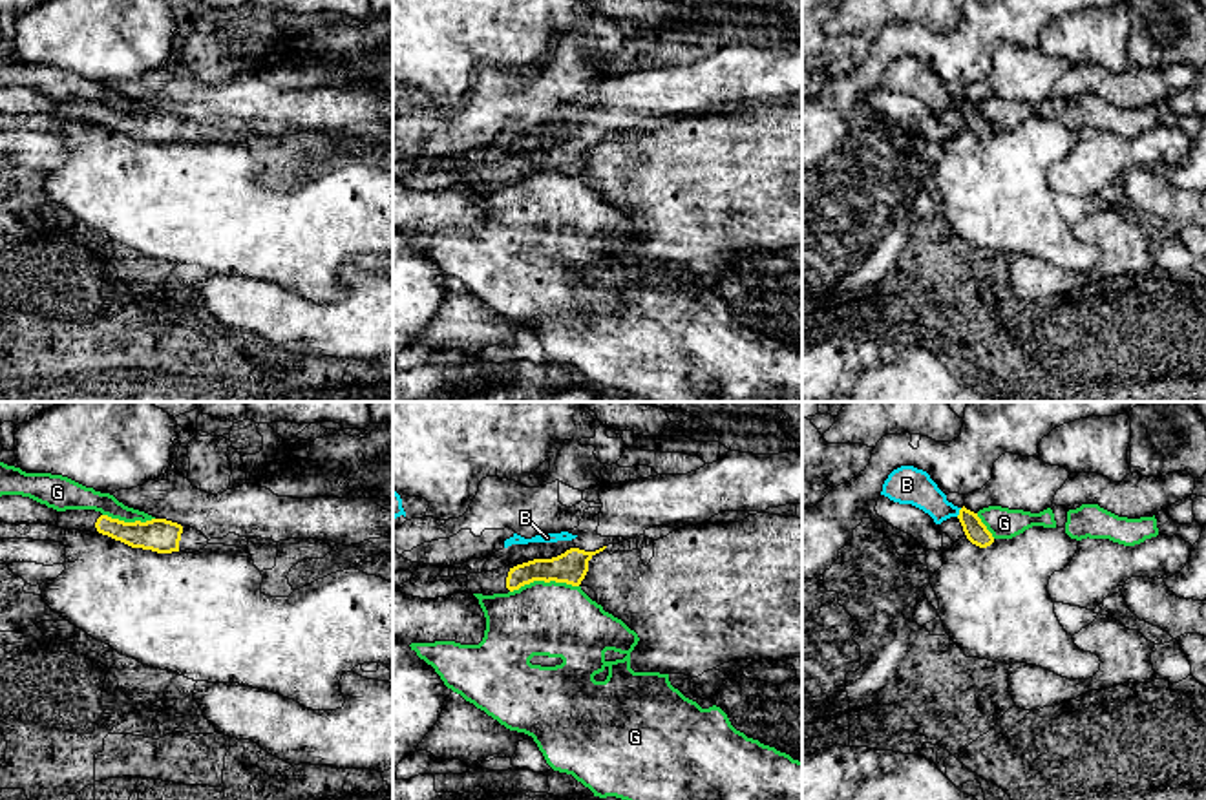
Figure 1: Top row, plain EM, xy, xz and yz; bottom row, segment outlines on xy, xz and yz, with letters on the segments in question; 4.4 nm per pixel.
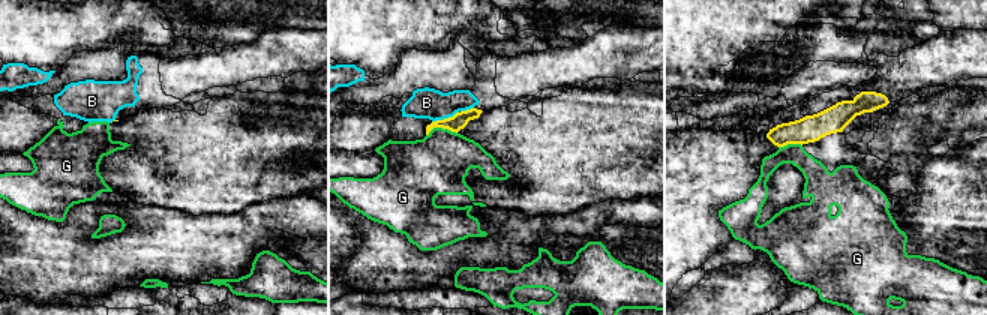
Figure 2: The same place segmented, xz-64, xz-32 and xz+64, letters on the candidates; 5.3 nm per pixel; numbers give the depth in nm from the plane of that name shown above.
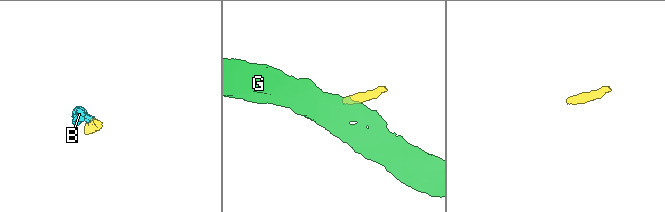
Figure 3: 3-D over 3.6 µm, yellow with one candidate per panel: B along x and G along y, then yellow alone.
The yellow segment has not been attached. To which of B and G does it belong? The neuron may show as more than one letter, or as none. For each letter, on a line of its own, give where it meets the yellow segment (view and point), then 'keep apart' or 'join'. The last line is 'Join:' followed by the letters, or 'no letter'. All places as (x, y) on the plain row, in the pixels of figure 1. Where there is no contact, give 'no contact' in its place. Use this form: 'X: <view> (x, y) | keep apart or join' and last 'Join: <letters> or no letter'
B: yz (960, 103) | join
G: xz (543, 170) | keep apart
Join: B

